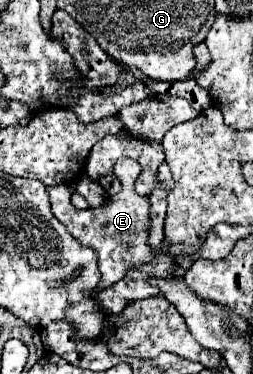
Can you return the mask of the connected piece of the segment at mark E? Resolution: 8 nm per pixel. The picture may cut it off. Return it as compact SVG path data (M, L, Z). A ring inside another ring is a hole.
M57 184L57 186L47 186L47 194L49 194L49 202L51 202L51 210L53 216L69 230L69 234L81 242L81 246L89 246L97 252L99 256L99 272L101 272L101 282L97 284L97 288L93 290L93 298L97 298L95 294L99 294L101 290L113 286L115 282L119 282L121 278L125 278L127 270L145 262L155 260L157 256L169 256L169 244L163 240L157 248L149 246L149 230L151 230L151 202L149 196L141 196L135 192L135 184L123 184L121 190L113 196L109 196L101 206L97 208L87 208L87 210L77 210L71 206L69 202L69 190L65 184Z

